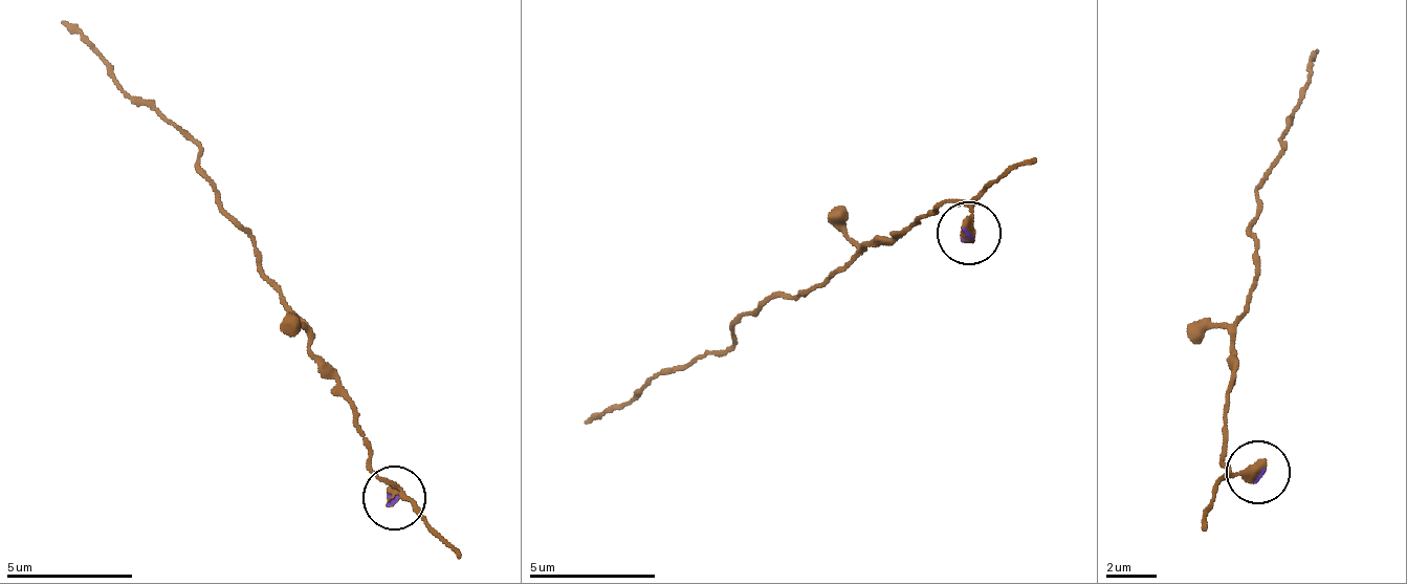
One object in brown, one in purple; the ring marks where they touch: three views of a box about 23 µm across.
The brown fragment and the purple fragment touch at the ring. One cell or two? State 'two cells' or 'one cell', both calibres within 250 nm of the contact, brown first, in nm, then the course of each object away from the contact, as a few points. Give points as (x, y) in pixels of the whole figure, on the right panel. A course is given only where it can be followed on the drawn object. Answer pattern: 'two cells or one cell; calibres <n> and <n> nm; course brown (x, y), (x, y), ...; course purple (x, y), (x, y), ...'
one cell; calibres 500 and 70 nm; course brown (1259, 471), (1234, 476), (1219, 461), (1235, 320), (1256, 277), (1255, 190), (1284, 150), (1318, 52); course purple (1260, 470), (1252, 484)

